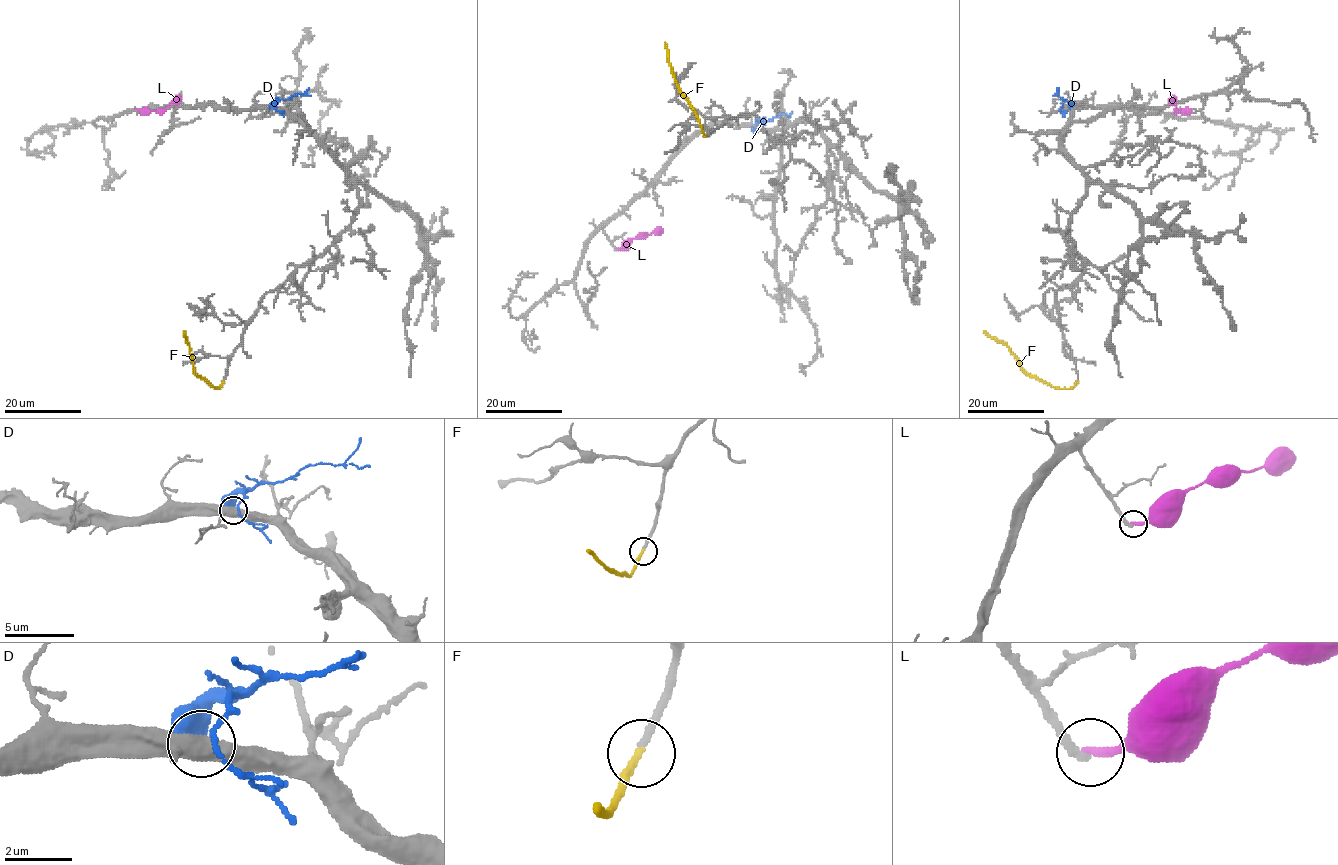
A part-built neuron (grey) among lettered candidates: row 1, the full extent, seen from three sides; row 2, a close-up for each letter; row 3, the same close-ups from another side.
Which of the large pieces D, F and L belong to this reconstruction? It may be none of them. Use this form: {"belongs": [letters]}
{"belongs": ["F"]}

